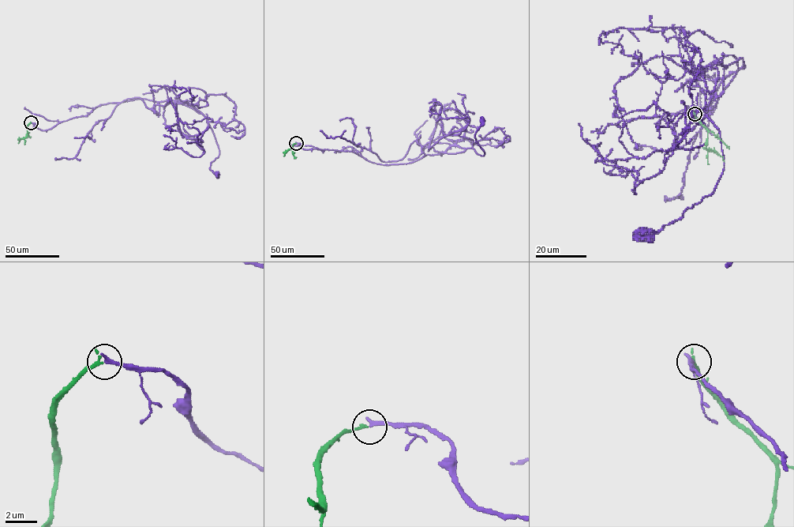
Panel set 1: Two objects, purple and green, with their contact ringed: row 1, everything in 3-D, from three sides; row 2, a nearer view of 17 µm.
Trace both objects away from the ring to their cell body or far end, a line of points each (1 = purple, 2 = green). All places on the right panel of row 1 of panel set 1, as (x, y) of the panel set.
1: (694, 114), (709, 132), (713, 97), (742, 58), (701, 69), (724, 156), (716, 188), (641, 234)
2: (694, 114), (708, 131), (706, 148), (721, 156), (724, 162)

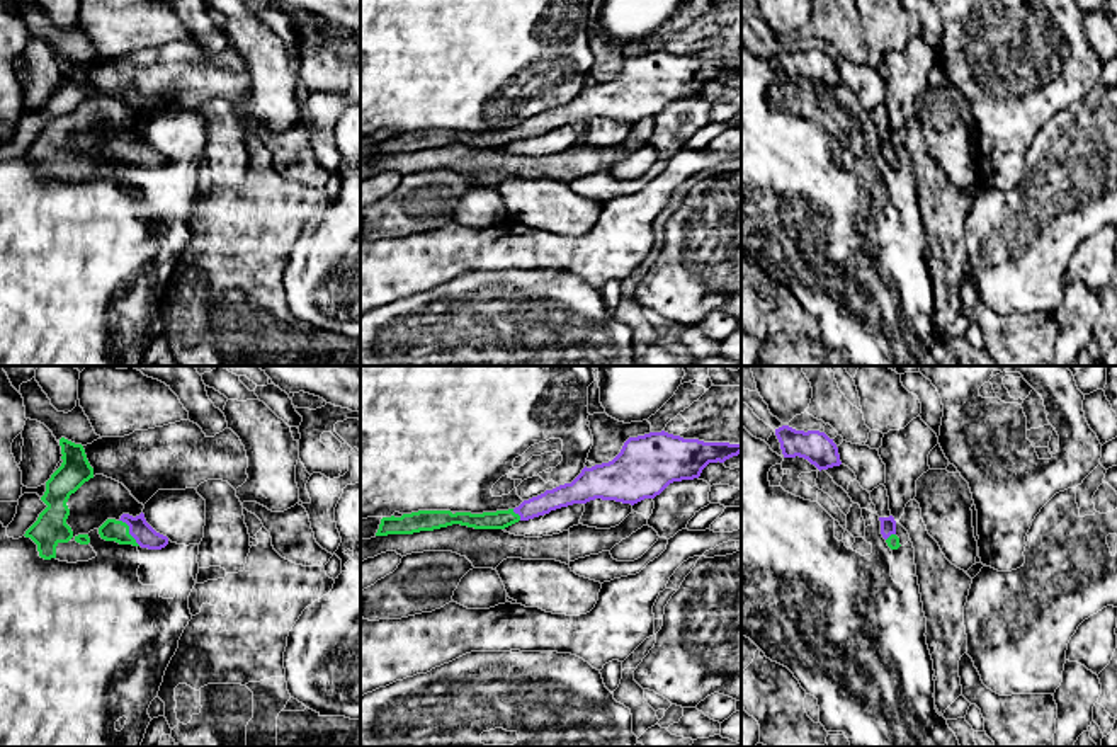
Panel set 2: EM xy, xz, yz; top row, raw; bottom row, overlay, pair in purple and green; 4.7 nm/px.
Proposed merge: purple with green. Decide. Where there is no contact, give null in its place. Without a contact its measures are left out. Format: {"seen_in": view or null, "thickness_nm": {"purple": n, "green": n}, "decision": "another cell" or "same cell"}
{"seen_in": "xy", "thickness_nm": {"purple": 100, "green": 100}, "decision": "same cell"}

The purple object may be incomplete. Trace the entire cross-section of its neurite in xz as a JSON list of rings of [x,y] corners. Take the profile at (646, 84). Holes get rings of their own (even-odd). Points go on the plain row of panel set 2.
[[[649,51],[629,56],[609,82],[583,87],[571,100],[524,119],[519,126],[496,131],[418,129],[401,136],[383,136],[376,155],[413,153],[452,143],[474,148],[505,148],[551,129],[595,117],[638,123],[655,117],[670,102],[699,97],[709,82],[724,82],[738,75],[741,63],[704,61],[680,54]]]

